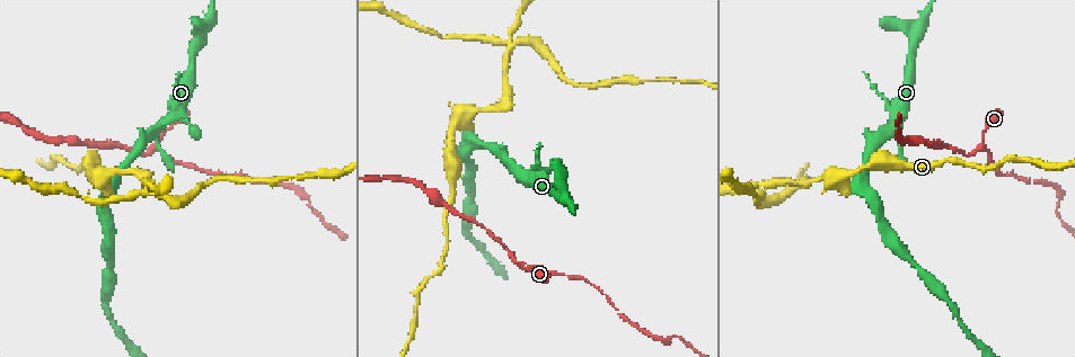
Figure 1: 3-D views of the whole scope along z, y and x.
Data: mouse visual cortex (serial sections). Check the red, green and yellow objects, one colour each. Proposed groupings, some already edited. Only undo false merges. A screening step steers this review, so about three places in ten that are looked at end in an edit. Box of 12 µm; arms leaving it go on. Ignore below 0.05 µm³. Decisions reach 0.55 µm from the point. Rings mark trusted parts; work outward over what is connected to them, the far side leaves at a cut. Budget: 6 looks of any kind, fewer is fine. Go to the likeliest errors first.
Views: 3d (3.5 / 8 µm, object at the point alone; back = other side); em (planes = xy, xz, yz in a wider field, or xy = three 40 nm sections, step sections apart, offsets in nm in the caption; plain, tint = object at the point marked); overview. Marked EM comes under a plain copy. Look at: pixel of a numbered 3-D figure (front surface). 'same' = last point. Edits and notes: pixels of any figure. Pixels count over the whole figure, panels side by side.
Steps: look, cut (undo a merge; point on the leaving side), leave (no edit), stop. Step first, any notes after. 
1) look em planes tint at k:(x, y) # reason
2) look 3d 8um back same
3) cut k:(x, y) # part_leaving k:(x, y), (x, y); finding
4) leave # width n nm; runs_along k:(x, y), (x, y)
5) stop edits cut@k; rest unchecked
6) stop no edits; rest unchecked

look 3d 3.5um back at 1:(982, 145) # thin neck

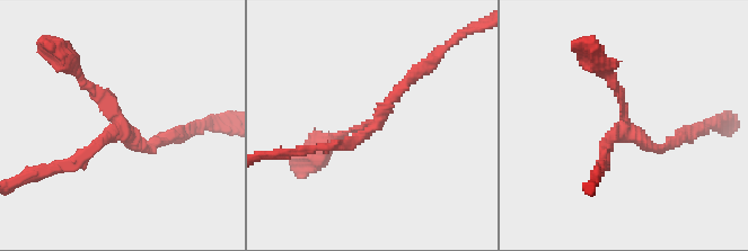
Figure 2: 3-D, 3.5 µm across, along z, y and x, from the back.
look em planes tint at 2:(121, 125)

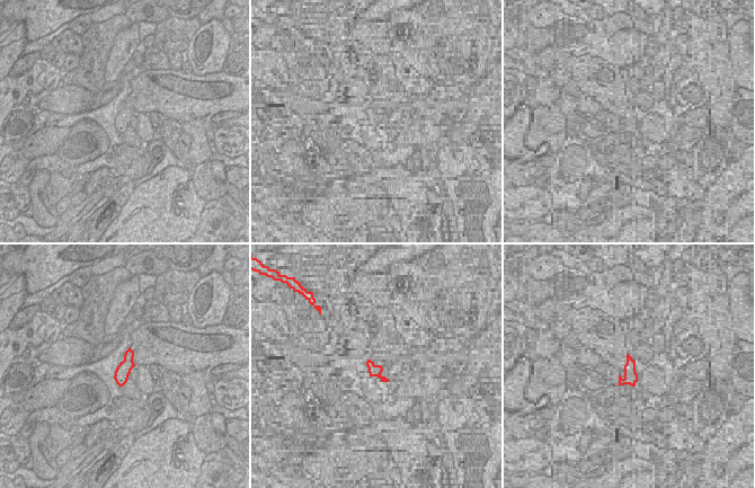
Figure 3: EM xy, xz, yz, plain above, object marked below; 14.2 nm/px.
leave # runs_along 2:(330, 143), (375, 126), (412, 74); all the same cell

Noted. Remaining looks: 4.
look 3d 3.5um at 1:(458, 119) # sharp bend

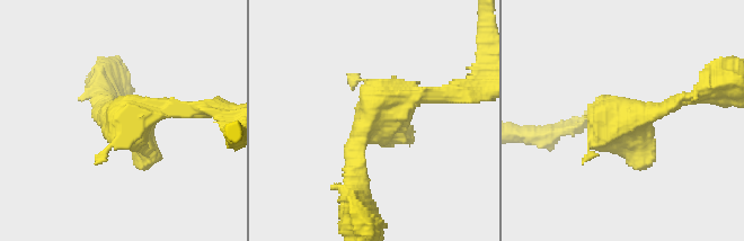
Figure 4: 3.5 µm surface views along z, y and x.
look em xy step 1 tint at 4:(376, 112) # need the tissue

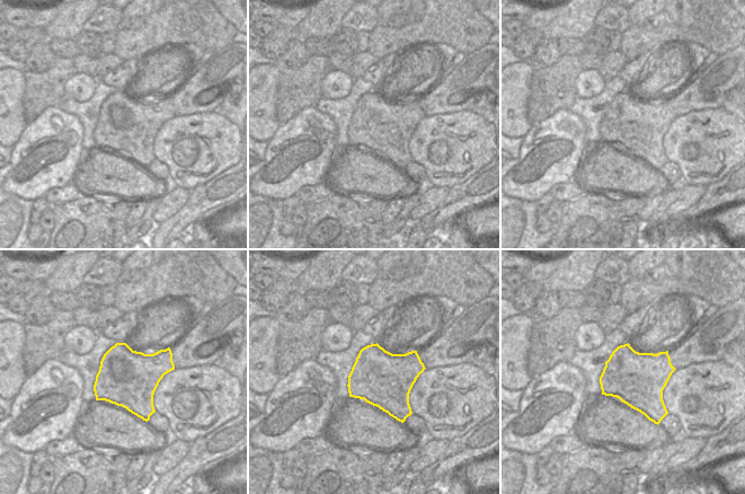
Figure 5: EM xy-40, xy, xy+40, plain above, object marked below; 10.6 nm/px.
leave # one cell here

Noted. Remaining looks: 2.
look 3d 3.5um at 1:(507, 46)

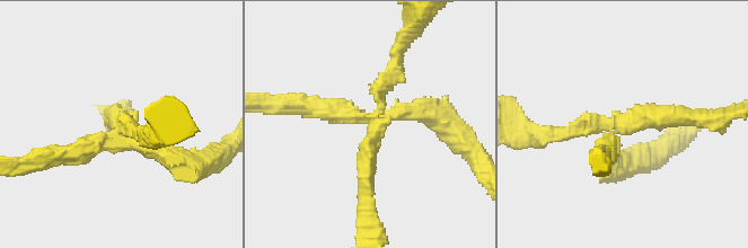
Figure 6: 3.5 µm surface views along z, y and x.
look em xy step 3 tint at 6:(620, 132)

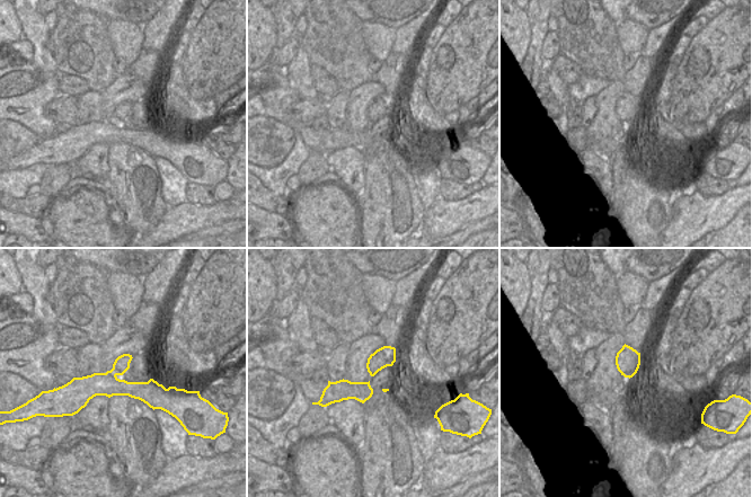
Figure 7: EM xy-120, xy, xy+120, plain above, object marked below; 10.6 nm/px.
cut 6:(84, 156) # width 220 nm; part_leaving 6:(121, 138), (179, 166), (210, 158); a second cell is stuck on

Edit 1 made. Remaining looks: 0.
stop edits cut@6; rest unchecked

